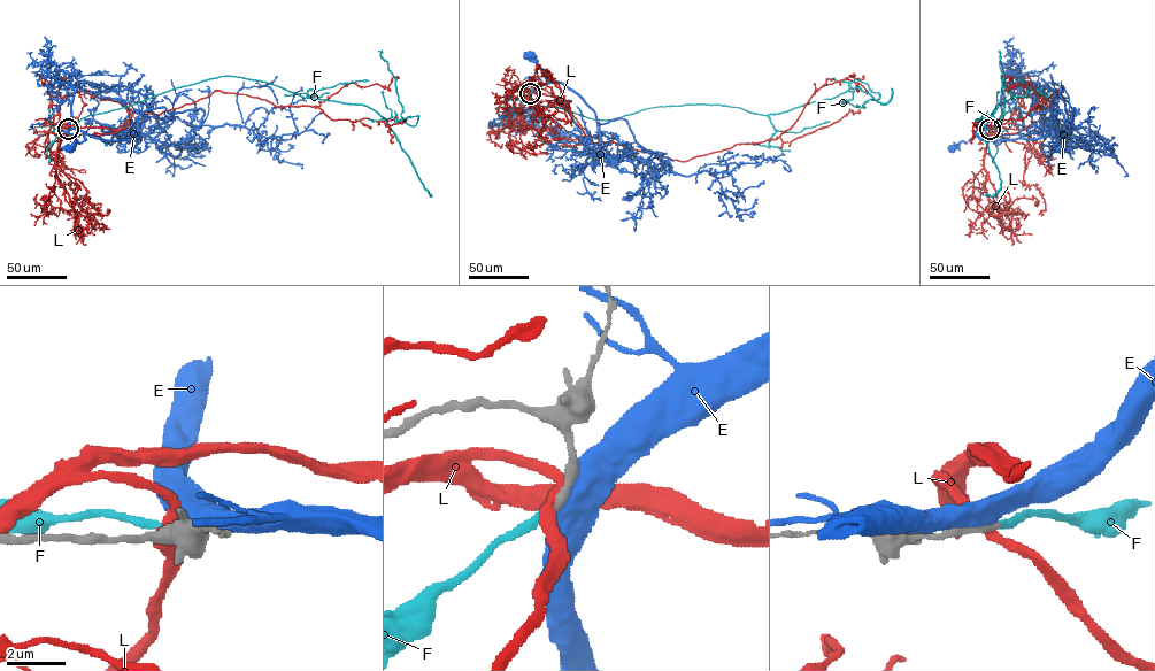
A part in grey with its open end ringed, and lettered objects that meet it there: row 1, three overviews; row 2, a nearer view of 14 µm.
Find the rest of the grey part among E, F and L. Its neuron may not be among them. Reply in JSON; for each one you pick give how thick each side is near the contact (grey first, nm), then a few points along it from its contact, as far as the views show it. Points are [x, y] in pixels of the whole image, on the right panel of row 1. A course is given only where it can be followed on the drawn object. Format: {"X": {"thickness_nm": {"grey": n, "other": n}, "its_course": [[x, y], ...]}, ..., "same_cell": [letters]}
{"F": {"thickness_nm": {"grey": 240, "other": 300}, "its_course": [[990, 129], [1017, 101], [1001, 76], [1011, 98], [976, 123], [992, 116], [996, 126], [1003, 112], [999, 51]]}, "same_cell": ["F"]}

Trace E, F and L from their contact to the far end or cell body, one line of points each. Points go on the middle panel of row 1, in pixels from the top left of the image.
E: (531, 92), (551, 81), (530, 54)
F: (530, 93), (523, 101), (601, 120), (703, 103), (778, 114), (855, 79), (879, 95), (839, 102)
L: (530, 92), (554, 95), (591, 143), (614, 141), (684, 161), (776, 139), (825, 85), (846, 78), (865, 94)

